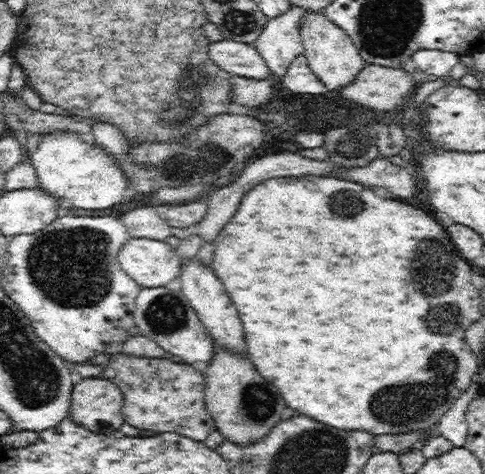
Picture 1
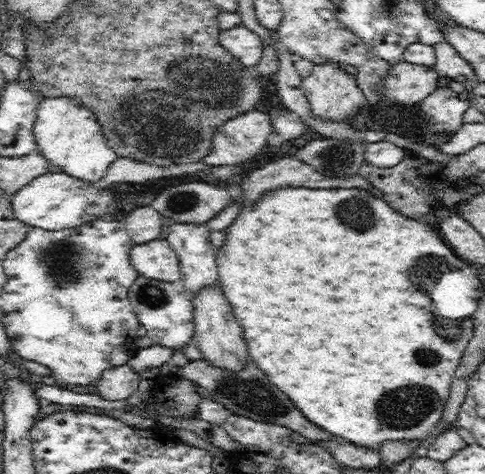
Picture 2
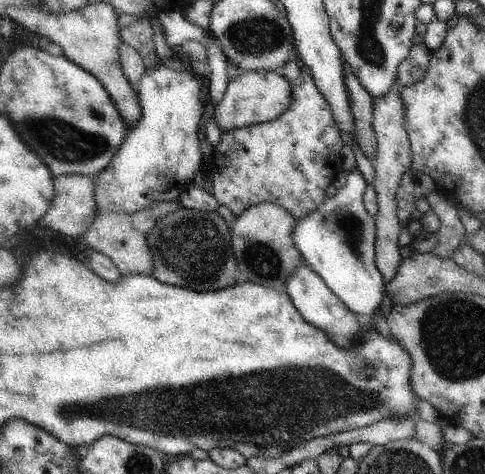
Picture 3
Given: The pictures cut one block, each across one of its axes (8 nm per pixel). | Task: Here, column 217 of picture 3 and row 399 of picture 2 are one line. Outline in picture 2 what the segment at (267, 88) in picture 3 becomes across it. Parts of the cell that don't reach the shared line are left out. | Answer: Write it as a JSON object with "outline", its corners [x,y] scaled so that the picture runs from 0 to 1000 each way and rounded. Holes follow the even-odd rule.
{"outline":[[[235,772],[223,776],[198,810],[198,827],[214,844],[264,844],[285,827],[289,789],[268,772]]]}

